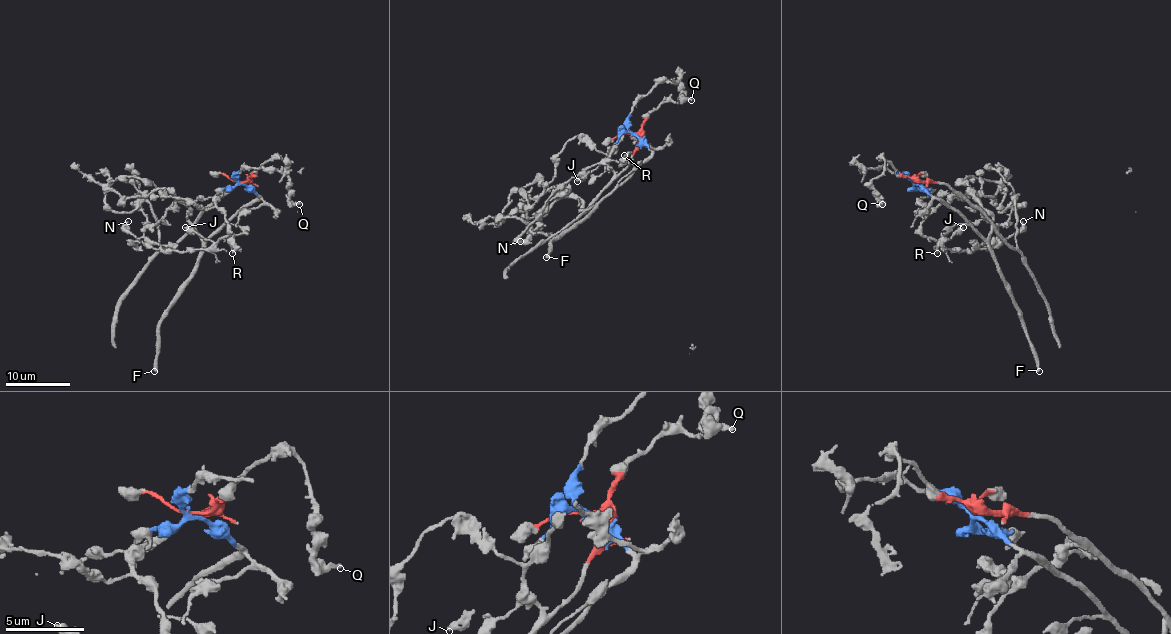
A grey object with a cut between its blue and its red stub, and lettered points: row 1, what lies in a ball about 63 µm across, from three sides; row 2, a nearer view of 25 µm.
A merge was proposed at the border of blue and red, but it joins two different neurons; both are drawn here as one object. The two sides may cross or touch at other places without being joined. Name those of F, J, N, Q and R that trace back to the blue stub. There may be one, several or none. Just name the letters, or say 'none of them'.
F, R

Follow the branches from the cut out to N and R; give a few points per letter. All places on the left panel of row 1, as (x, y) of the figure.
N: (240, 182), (245, 182), (237, 182), (216, 201), (228, 233), (207, 249), (146, 248), (127, 228), (128, 222)
R: (240, 183), (258, 196), (228, 223), (236, 223), (242, 230), (234, 236), (232, 252)

